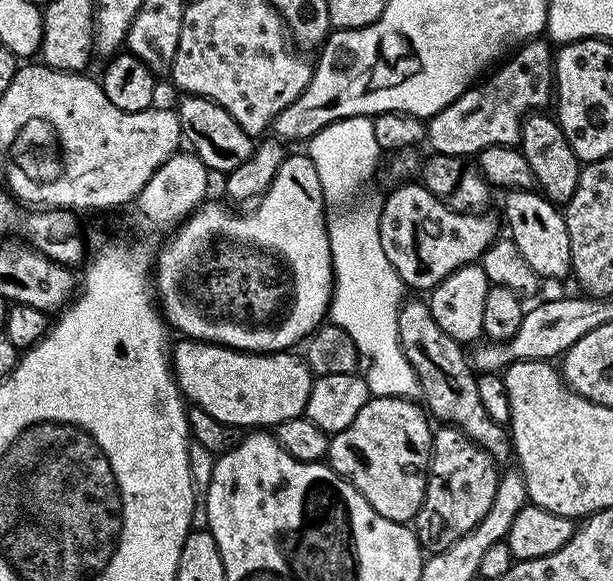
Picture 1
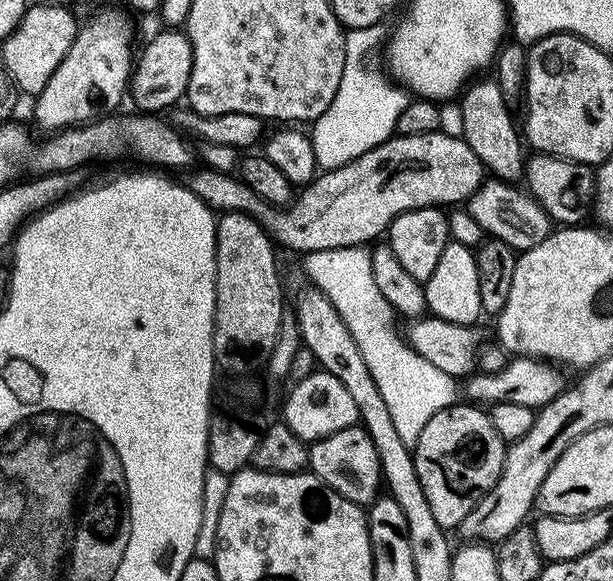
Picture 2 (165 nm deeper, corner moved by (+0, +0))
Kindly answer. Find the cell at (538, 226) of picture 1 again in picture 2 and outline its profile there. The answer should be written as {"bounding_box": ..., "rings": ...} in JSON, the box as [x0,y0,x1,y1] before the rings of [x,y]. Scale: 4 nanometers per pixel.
{"bounding_box":[459,78,526,182],"rings":[[[484,78],[473,79],[459,97],[461,128],[459,131],[470,149],[474,150],[485,169],[495,179],[505,182],[519,181],[524,174],[526,151],[524,152],[525,145],[522,143],[517,121],[516,124],[512,121],[512,112],[508,109],[511,108],[509,101],[505,100],[495,79],[480,79]]]}

